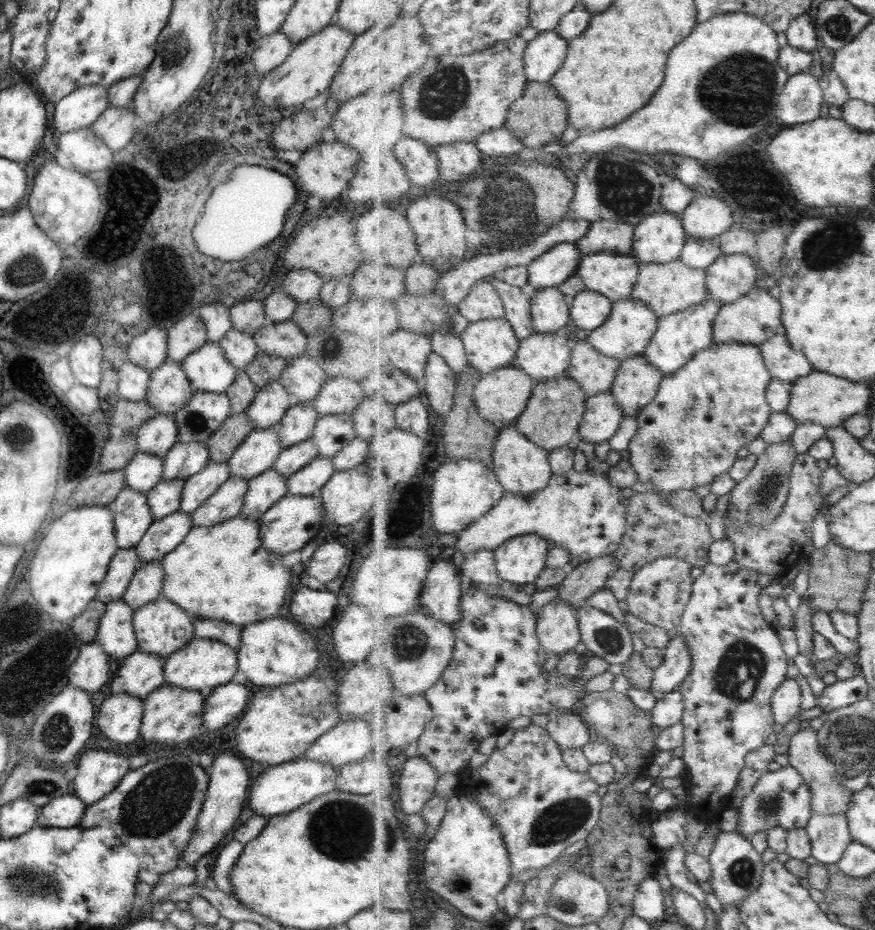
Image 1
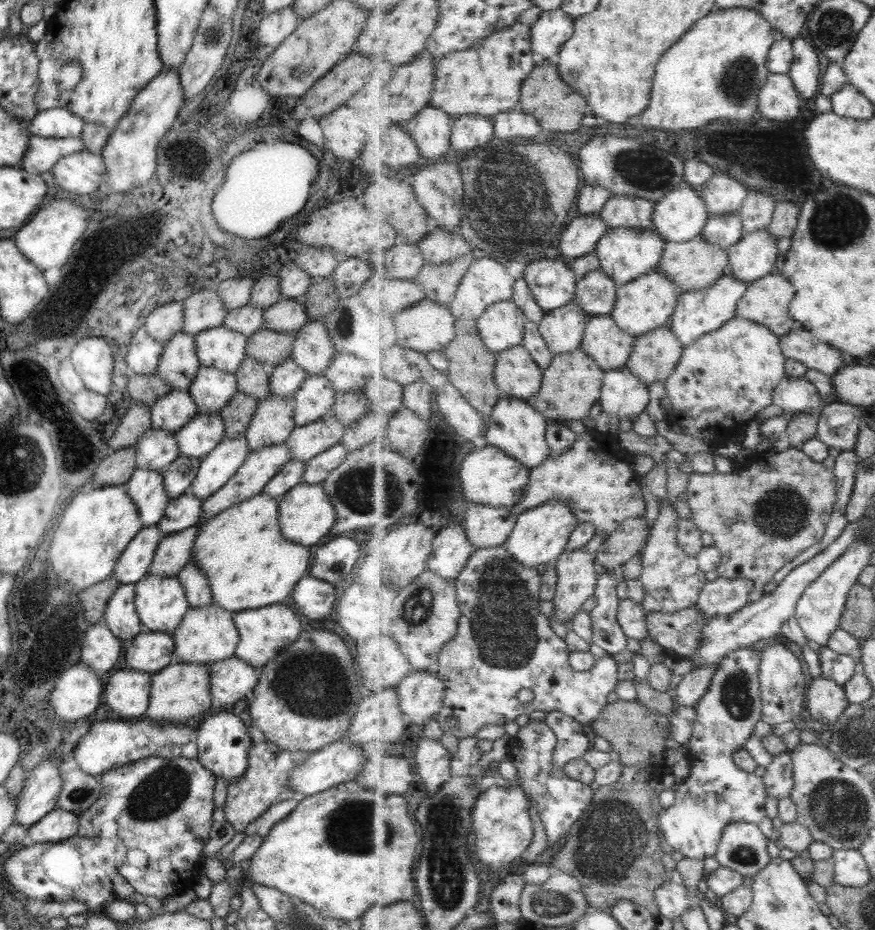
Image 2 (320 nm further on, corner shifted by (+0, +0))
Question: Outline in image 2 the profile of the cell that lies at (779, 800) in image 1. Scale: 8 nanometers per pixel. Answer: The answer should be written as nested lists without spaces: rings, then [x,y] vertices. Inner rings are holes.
[[[785,751],[775,755],[762,777],[769,795],[774,796],[777,800],[791,797],[794,787],[792,754]]]

